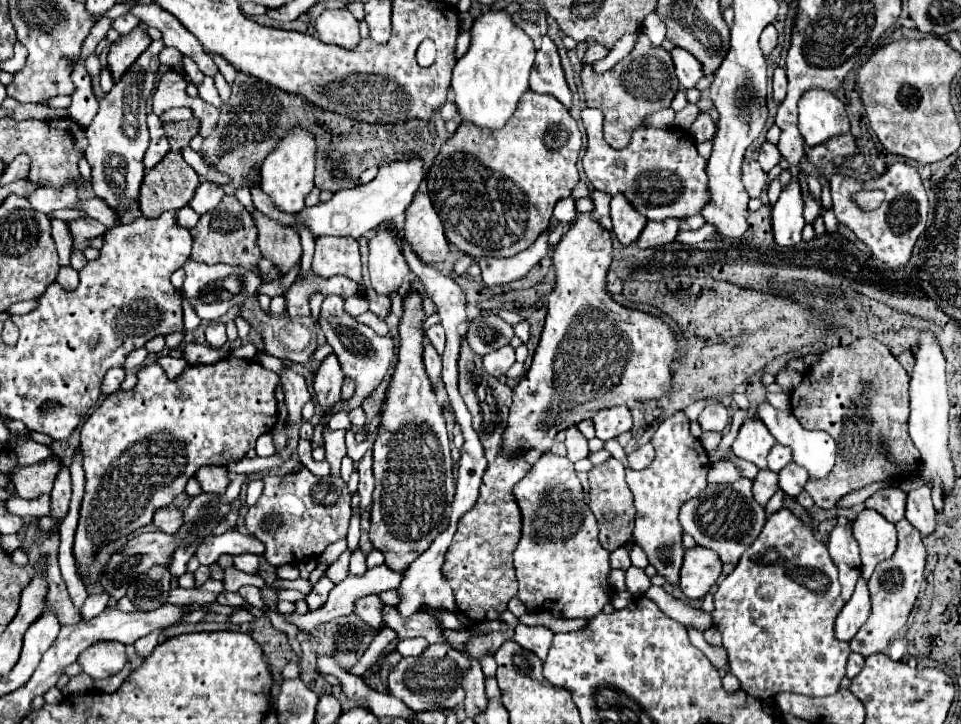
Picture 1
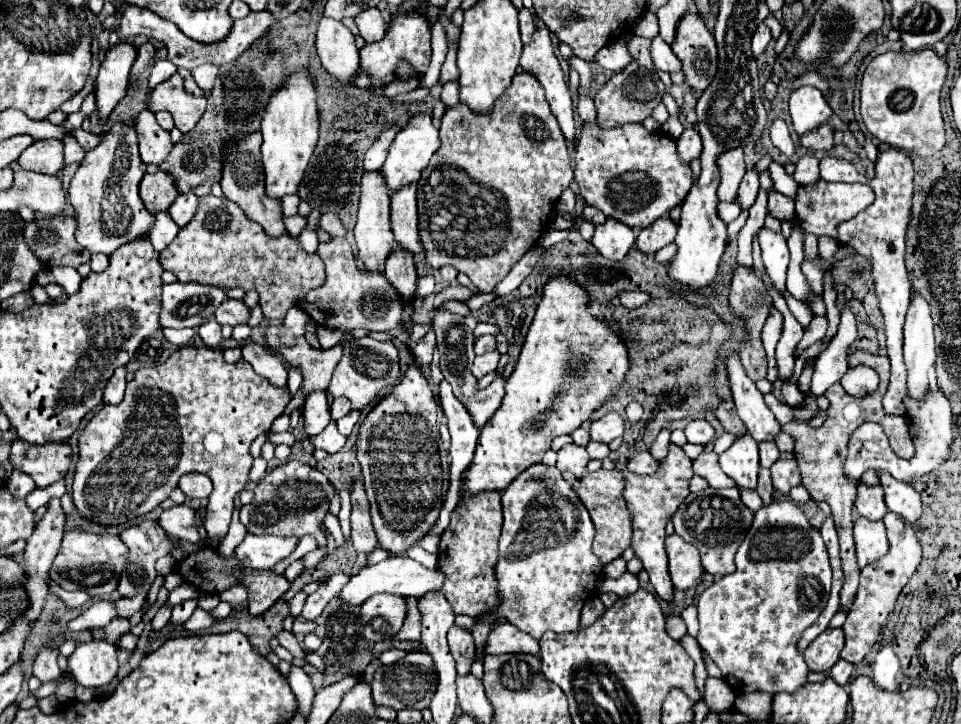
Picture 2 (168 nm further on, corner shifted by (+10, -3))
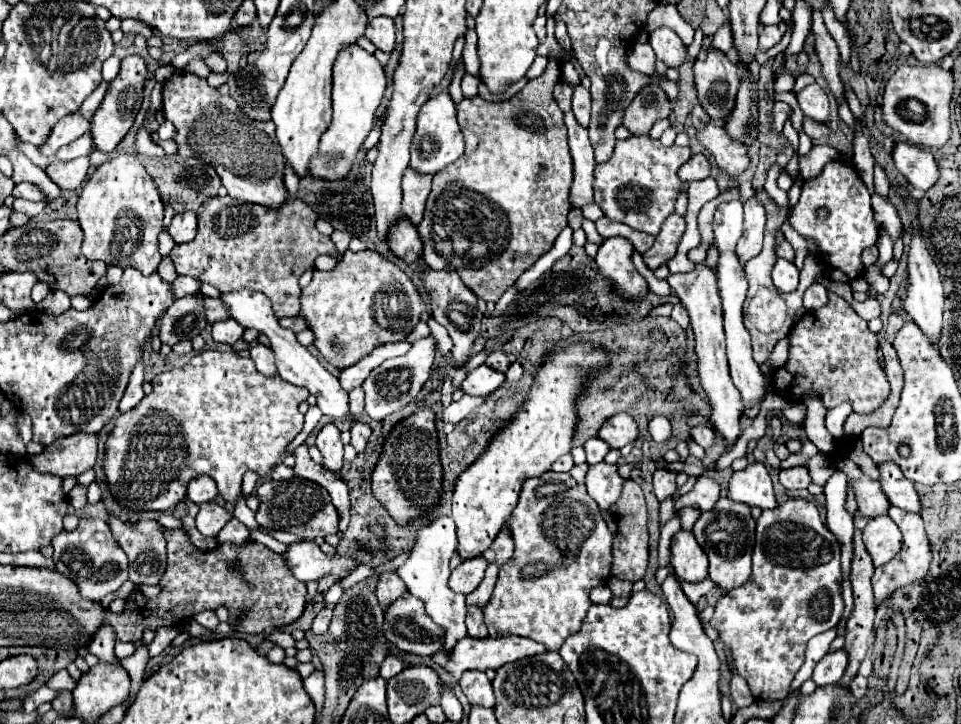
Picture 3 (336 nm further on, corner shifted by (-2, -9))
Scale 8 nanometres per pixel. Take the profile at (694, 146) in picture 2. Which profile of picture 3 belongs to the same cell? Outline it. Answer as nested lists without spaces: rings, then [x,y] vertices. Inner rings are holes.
[[[696,154],[692,156],[686,164],[680,166],[678,176],[682,182],[694,182],[694,180],[704,180],[710,176],[710,162],[706,160],[706,156]]]

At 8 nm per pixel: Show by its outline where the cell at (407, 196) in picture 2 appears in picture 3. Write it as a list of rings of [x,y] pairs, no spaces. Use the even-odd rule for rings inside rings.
[[[412,168],[404,170],[402,212],[414,226],[418,226],[422,220],[424,204],[430,194],[430,182],[432,182],[432,174],[416,174],[416,170],[412,170]]]

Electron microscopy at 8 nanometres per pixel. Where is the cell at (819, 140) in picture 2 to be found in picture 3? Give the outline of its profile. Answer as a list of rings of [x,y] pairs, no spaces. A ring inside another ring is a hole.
[[[804,118],[804,132],[806,132],[812,140],[820,140],[820,138],[824,138],[824,136],[830,134],[830,130],[828,130],[826,124],[812,122],[812,120],[808,120],[808,118]]]

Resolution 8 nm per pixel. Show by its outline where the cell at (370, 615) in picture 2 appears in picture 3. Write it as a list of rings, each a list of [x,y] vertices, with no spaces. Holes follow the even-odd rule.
[[[410,594],[386,610],[384,636],[400,650],[418,656],[440,652],[440,642],[444,642],[444,630],[426,614],[424,602]]]

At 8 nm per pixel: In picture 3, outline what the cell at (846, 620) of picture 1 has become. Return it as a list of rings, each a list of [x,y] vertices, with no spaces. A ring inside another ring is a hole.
[[[836,650],[836,652],[830,652],[826,654],[818,666],[814,668],[814,674],[812,674],[812,680],[816,682],[816,686],[828,686],[828,684],[836,684],[844,670],[848,666],[848,654],[844,650]]]

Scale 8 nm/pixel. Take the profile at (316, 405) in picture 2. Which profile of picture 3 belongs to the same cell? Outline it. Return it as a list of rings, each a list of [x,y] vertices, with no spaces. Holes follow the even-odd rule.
[[[326,424],[318,432],[315,445],[323,455],[323,466],[326,470],[337,474],[343,466],[344,444],[341,432],[334,424]]]

